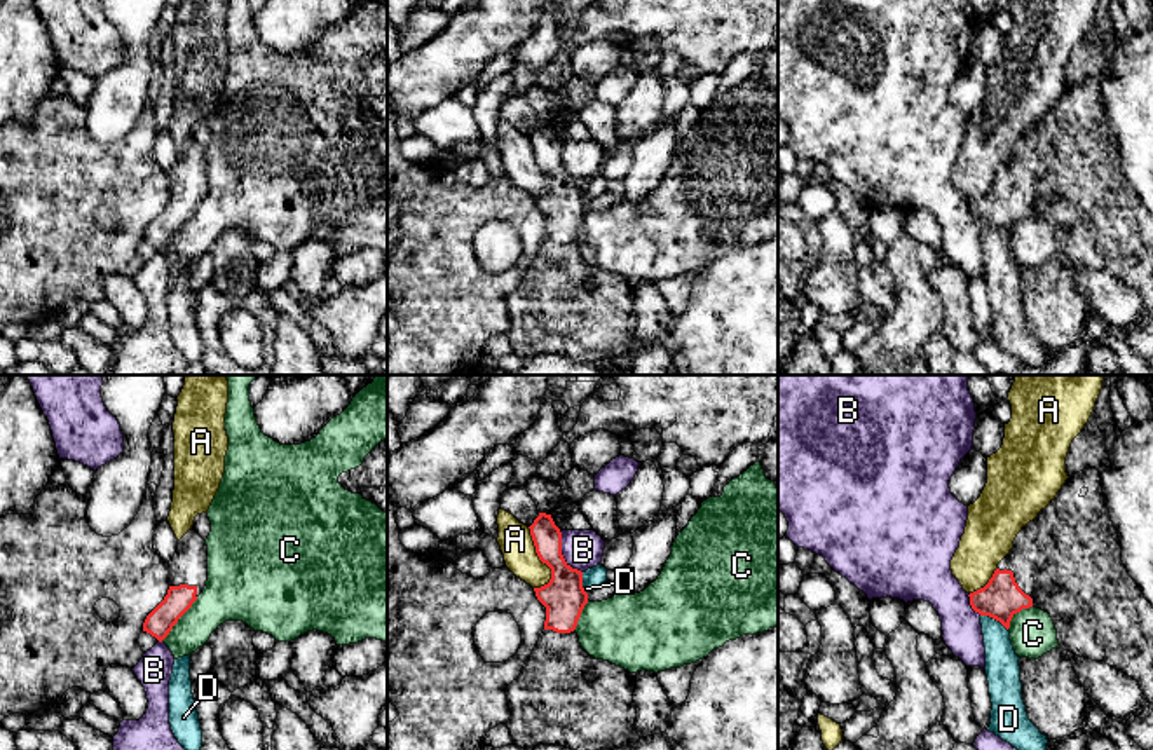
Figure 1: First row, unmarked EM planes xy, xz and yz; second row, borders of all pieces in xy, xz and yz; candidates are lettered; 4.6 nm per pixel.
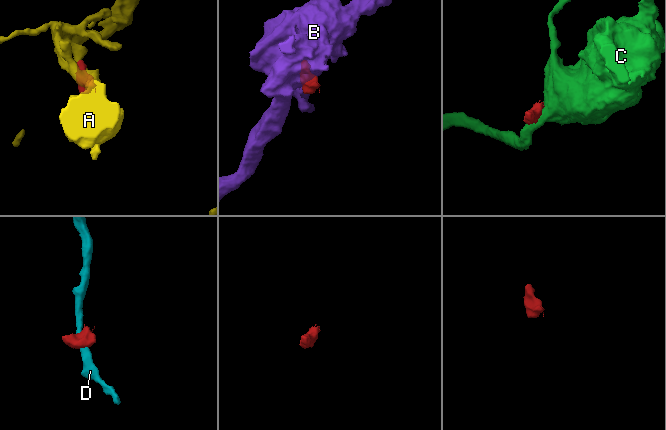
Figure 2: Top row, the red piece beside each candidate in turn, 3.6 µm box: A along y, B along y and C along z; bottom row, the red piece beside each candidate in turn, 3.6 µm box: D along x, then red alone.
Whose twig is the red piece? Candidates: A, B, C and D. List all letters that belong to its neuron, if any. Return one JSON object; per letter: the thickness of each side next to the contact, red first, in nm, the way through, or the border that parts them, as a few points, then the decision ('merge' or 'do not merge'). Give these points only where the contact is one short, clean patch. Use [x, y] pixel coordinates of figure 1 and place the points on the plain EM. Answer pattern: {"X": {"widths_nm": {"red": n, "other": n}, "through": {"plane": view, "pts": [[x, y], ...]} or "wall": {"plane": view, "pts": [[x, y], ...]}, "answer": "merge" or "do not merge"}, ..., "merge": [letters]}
{"A": {"widths_nm": {"red": 200, "other": 150}, "answer": "do not merge"}, "B": {"widths_nm": {"red": 200, "other": 180}, "answer": "do not merge"}, "C": {"widths_nm": {"red": 120, "other": 220}, "wall": {"plane": "xy", "pts": [[197, 206], [161, 250]]}, "answer": "do not merge"}, "D": {"widths_nm": {"red": 190, "other": 160}, "wall": {"plane": "yz", "pts": [[981, 224], [995, 227], [1007, 239]]}, "answer": "do not merge"}, "merge": []}

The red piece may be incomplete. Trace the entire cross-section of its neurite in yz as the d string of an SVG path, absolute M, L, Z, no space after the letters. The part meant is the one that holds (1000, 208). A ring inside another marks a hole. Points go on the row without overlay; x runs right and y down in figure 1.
M1095 77L1066 89L1059 106L1017 143L989 192L968 206L975 222L999 230L1006 239L1022 218L1048 222L1064 260L1104 270L1132 286L1153 312L1153 215L1122 171L1122 153Z

